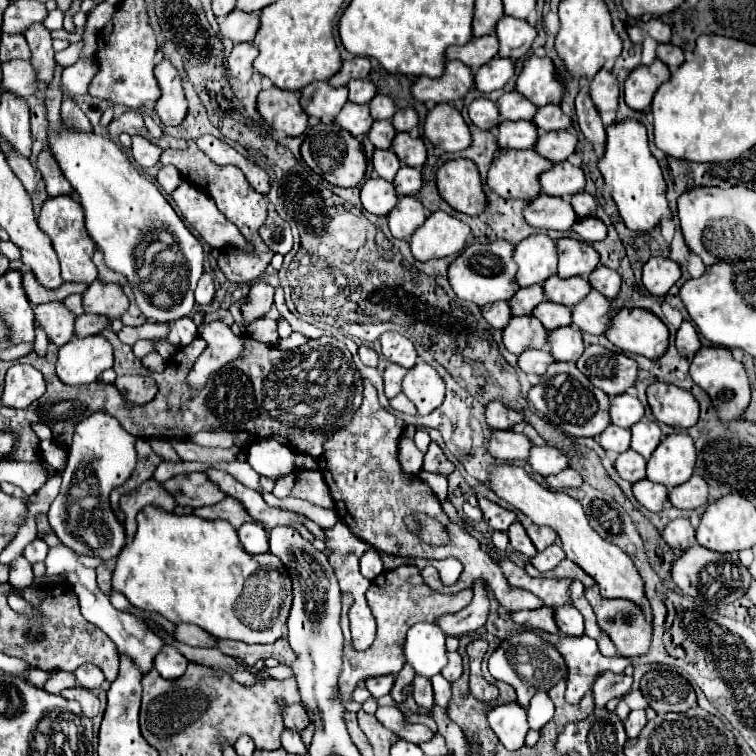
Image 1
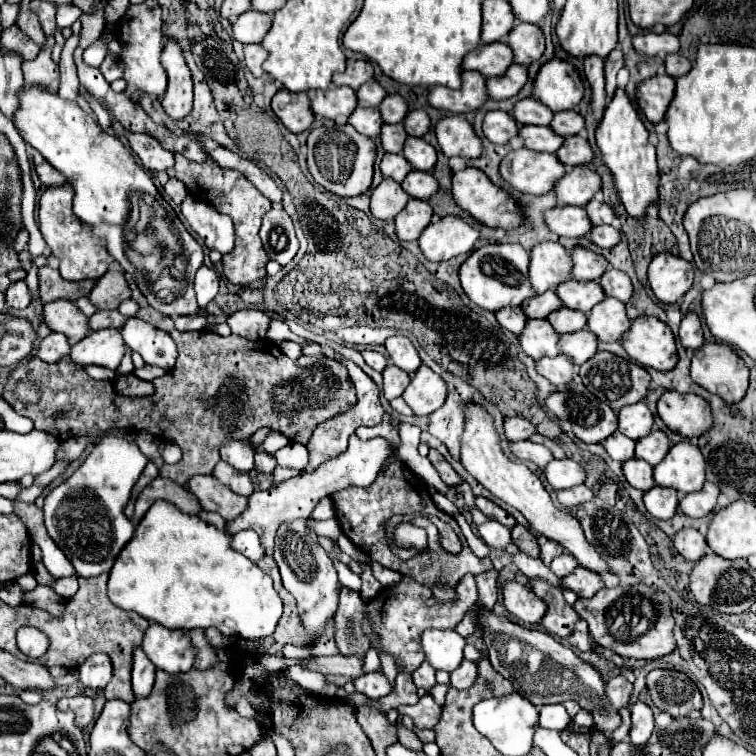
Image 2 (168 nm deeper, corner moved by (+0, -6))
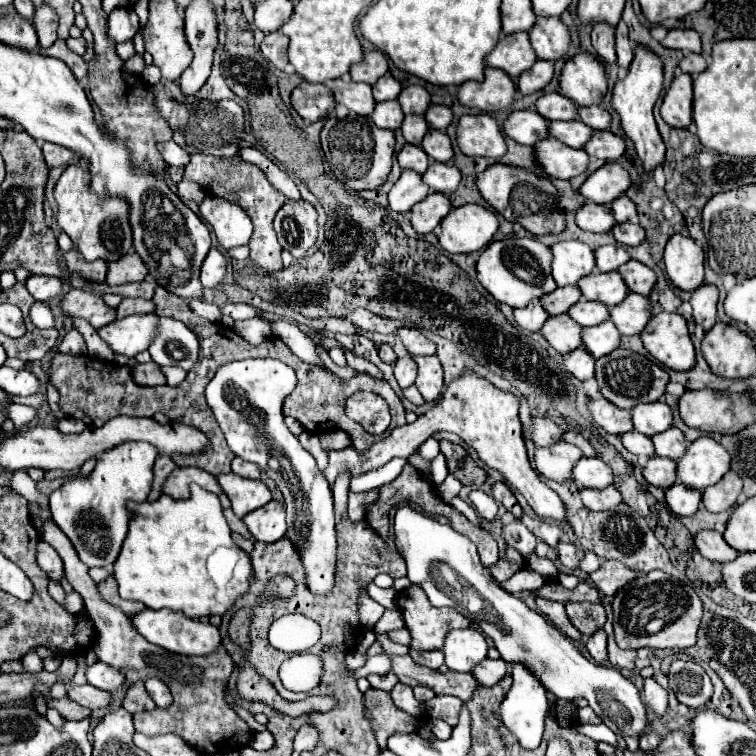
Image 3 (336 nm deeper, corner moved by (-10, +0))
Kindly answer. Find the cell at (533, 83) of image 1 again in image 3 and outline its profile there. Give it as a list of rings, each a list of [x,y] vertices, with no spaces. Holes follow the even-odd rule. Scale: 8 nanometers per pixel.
[[[588,52],[570,58],[562,68],[558,92],[574,100],[578,106],[592,106],[596,102],[600,104],[608,92],[604,64]]]

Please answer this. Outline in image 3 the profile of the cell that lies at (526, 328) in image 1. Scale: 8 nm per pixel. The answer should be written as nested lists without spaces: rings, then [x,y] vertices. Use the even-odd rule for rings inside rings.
[[[568,314],[550,316],[540,332],[562,356],[582,346],[582,326],[576,324]]]

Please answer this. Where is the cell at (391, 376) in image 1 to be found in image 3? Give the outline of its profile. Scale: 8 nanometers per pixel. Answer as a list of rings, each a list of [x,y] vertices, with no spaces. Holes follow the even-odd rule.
[[[406,354],[406,356],[402,356],[402,358],[396,360],[396,364],[394,364],[394,376],[396,376],[400,388],[408,388],[408,386],[414,384],[416,370],[418,370],[418,366],[412,360],[412,356]]]

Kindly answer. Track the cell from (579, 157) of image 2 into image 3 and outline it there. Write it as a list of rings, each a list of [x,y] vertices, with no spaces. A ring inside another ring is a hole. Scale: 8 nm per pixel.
[[[596,130],[592,140],[584,146],[584,150],[592,158],[602,158],[606,162],[616,162],[626,152],[626,142],[624,142],[622,136],[616,136],[608,130],[602,130],[602,132]]]

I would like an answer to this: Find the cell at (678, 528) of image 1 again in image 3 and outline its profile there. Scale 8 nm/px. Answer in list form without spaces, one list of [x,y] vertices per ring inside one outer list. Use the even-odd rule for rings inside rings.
[[[702,530],[702,532],[698,532],[694,536],[694,542],[696,542],[698,552],[704,558],[714,560],[714,562],[720,562],[720,564],[730,562],[730,560],[734,560],[734,558],[740,556],[740,552],[734,550],[734,548],[730,548],[726,544],[726,540],[722,538],[722,534],[716,532],[716,530]]]

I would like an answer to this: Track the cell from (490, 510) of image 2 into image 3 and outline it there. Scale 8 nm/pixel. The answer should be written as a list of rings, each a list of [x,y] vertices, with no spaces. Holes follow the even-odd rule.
[[[496,482],[496,484],[492,486],[492,496],[494,496],[496,502],[500,502],[502,506],[506,506],[506,510],[512,512],[516,518],[522,516],[522,508],[520,508],[516,496],[512,494],[512,490],[510,490],[504,482]]]

